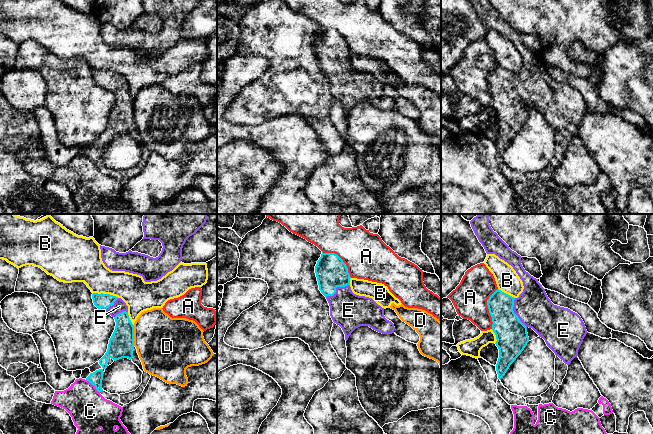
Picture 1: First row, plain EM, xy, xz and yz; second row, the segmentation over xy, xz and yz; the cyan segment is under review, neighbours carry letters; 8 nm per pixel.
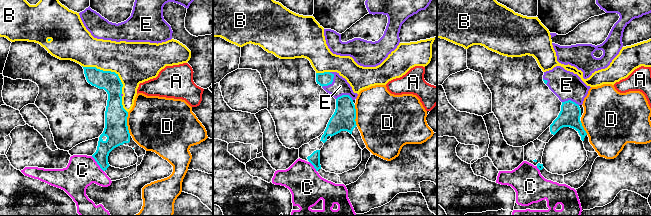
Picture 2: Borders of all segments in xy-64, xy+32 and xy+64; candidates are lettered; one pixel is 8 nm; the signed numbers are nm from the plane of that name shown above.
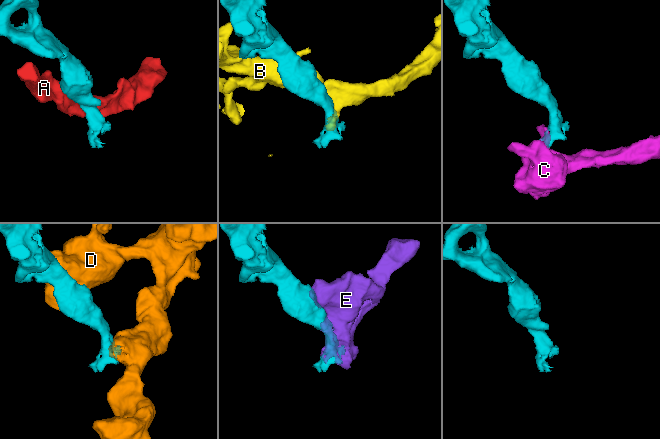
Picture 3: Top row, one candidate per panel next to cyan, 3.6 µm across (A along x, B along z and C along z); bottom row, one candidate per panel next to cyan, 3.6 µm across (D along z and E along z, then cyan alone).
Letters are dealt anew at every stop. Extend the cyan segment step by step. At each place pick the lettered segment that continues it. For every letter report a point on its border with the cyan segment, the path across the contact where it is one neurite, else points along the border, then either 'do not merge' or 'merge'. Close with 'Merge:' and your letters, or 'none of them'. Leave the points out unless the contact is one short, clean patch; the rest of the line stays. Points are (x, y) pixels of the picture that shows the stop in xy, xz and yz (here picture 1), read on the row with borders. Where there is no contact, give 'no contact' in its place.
A: meets cyan in yz at (488, 308); do not merge
B: meets cyan in xy at (106, 294); do not merge
C: meets cyan in xy at (93, 384); border along xy (86, 379), (99, 392); do not merge
D: meets cyan in xy at (133, 335); border along xy (132, 325), (134, 345); do not merge
E: meets cyan in yz at (514, 313); merge
Merge: E

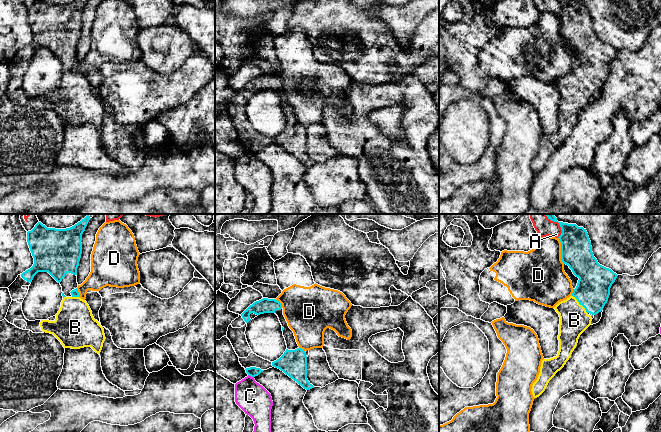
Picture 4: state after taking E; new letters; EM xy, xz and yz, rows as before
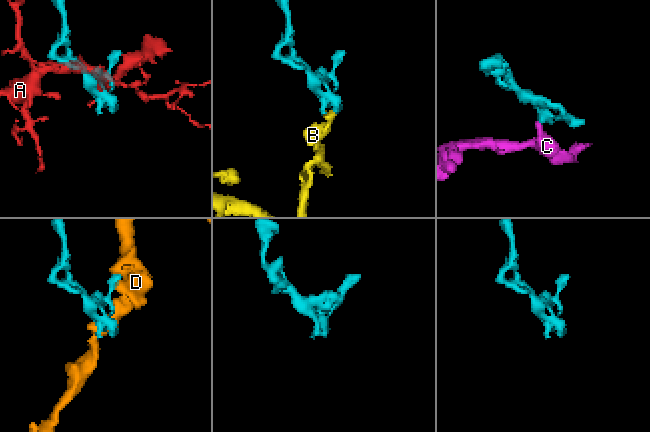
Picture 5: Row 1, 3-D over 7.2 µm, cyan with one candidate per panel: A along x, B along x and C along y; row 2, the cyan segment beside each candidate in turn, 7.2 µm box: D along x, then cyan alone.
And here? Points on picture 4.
A: meets cyan in yz at (559, 224); do not merge
B: meets cyan in yz at (580, 304); runs through yz (592, 291), (580, 304), (574, 310), (574, 320); merge
C: meets cyan in xz at (251, 376); border along xz (248, 374), (253, 377); do not merge
D: meets cyan in yz at (561, 250); do not merge
Merge: B

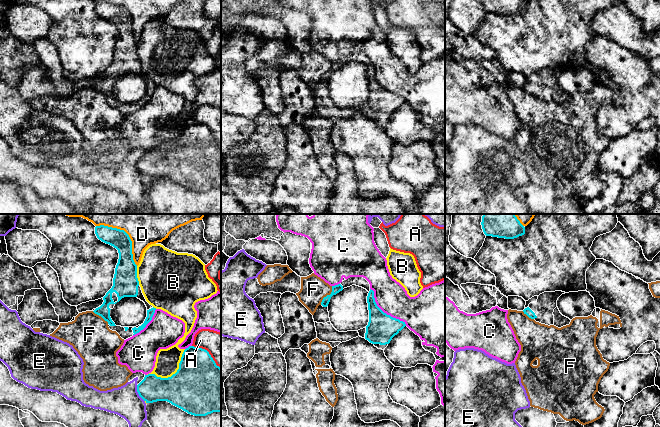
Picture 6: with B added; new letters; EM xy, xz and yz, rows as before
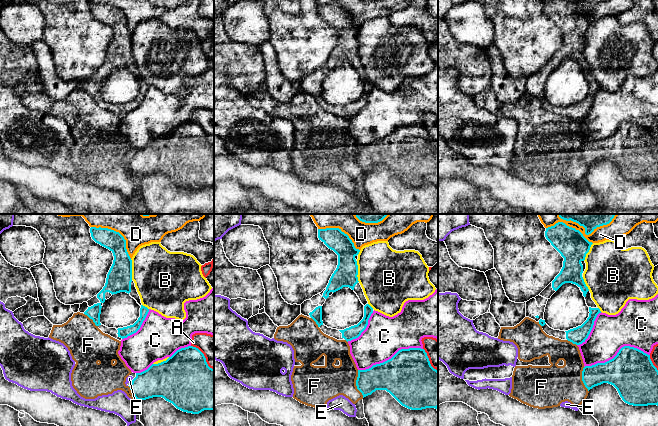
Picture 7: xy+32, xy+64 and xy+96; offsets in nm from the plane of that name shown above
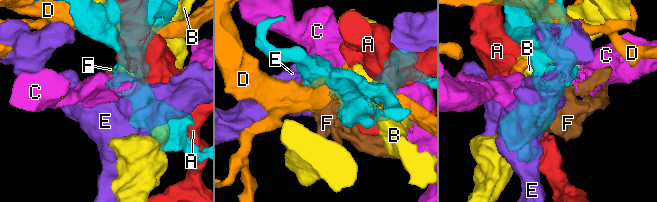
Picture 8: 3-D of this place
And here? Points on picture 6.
A: meets cyan in xy at (208, 352); do not merge
B: meets cyan in xy at (173, 374); do not merge
C: meets cyan in xz at (382, 311); do not merge
D: meets cyan in xy at (127, 234); do not merge
E: meets cyan in xy at (138, 393); do not merge
F: meets cyan in xz at (327, 295); do not merge
Merge: none of them

